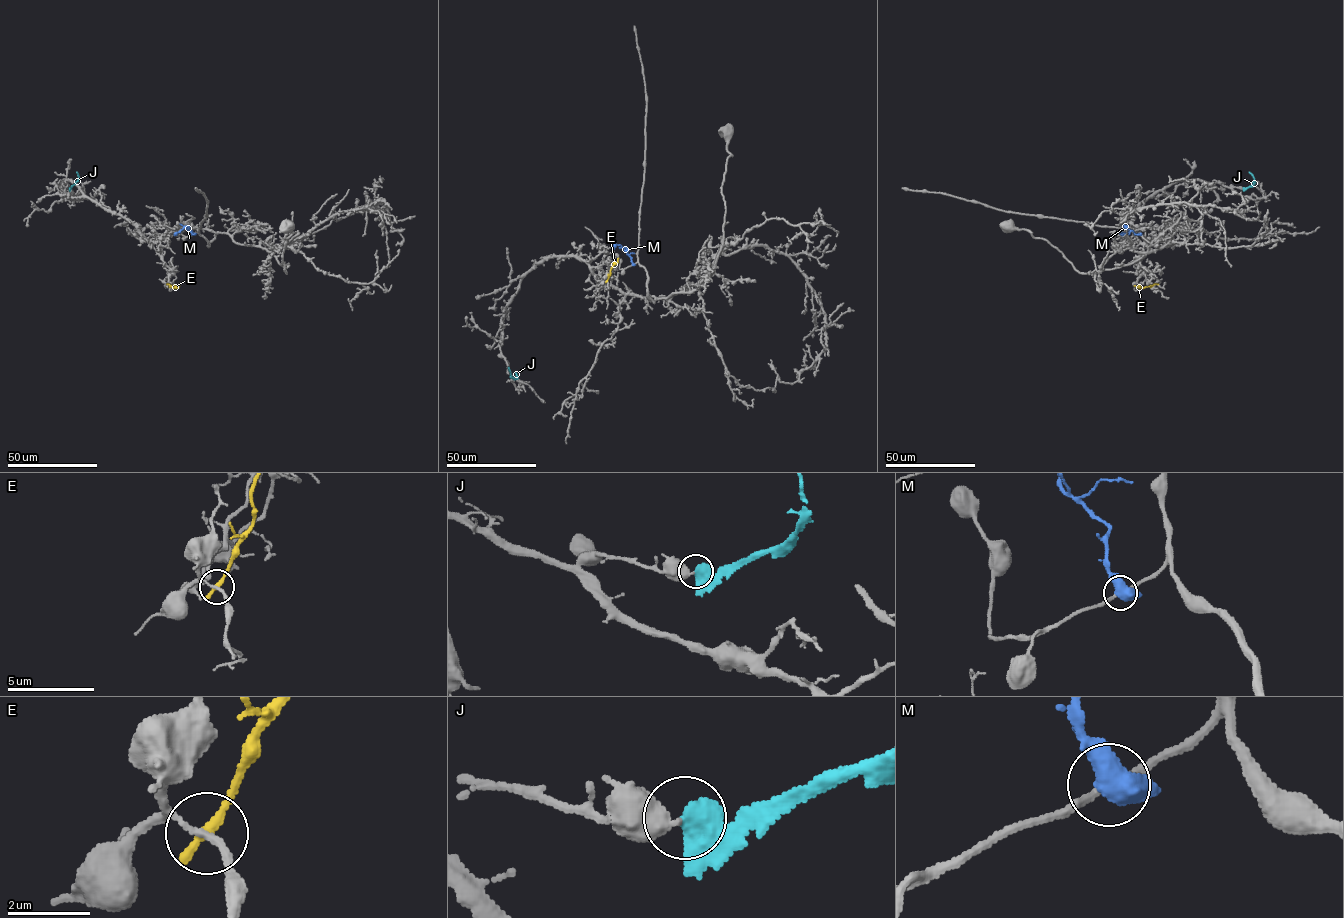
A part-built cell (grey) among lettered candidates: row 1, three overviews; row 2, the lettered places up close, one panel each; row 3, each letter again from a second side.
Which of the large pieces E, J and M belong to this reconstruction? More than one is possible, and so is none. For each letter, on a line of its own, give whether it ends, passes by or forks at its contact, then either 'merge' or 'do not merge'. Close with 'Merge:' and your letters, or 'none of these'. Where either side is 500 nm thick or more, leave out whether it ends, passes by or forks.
E: it ends | do not merge
J: do not merge
M: do not merge
Merge: none of these

